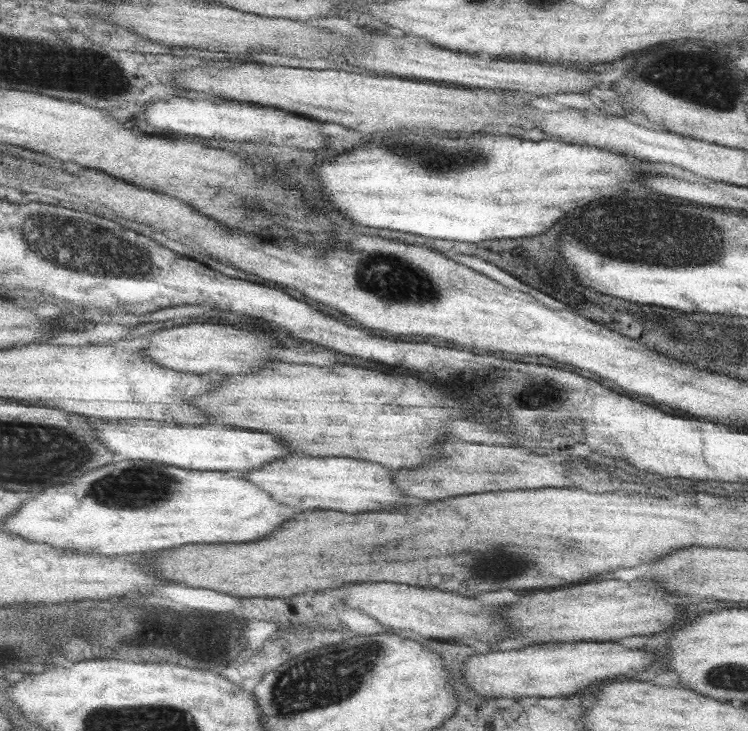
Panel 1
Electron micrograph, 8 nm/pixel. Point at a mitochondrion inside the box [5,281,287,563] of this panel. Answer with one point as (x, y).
(123, 489)

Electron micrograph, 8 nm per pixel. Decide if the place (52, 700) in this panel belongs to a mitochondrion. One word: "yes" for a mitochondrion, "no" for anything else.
no

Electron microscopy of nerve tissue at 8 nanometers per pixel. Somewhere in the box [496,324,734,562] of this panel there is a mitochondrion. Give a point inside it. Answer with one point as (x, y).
(573, 547)

